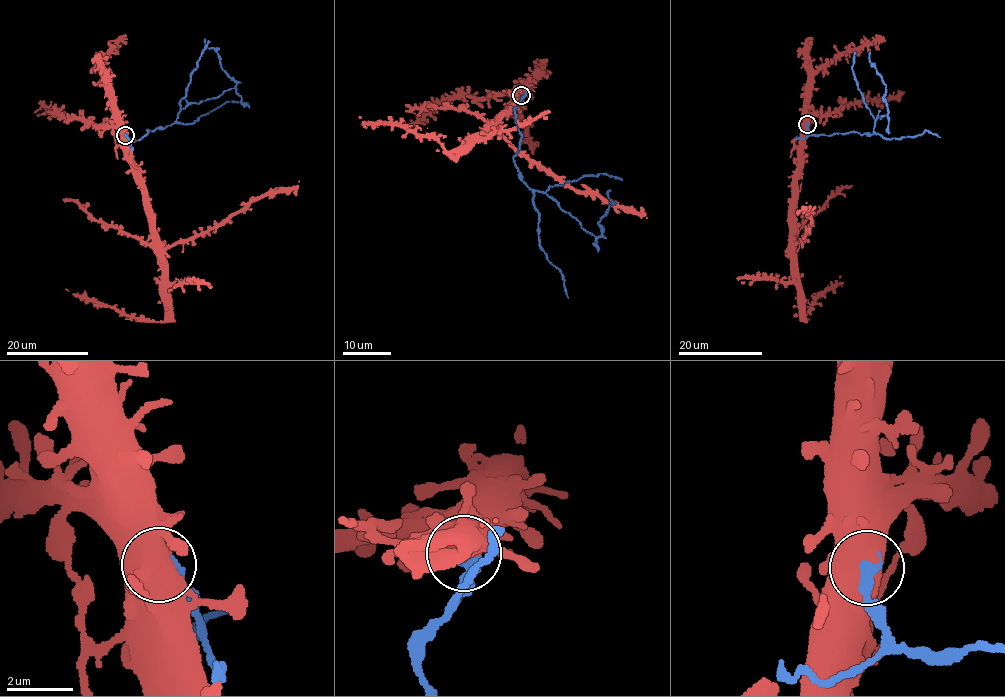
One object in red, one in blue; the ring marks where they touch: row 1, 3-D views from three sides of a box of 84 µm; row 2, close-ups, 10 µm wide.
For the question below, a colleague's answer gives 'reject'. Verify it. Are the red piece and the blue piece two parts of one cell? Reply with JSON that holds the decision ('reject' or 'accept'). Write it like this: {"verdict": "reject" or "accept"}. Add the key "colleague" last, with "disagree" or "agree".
{"verdict": "reject", "colleague": "agree"}

